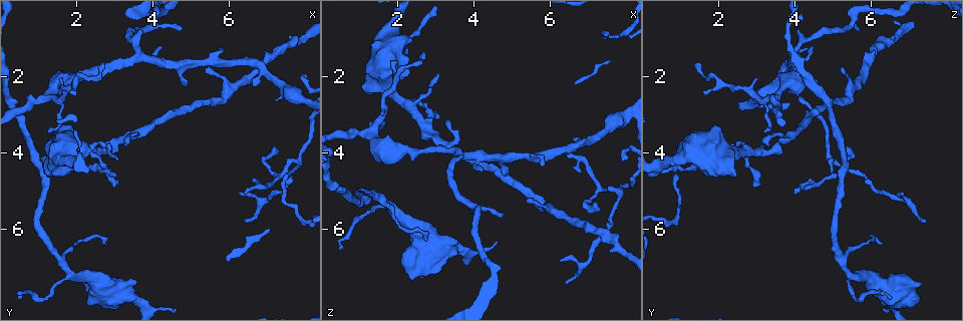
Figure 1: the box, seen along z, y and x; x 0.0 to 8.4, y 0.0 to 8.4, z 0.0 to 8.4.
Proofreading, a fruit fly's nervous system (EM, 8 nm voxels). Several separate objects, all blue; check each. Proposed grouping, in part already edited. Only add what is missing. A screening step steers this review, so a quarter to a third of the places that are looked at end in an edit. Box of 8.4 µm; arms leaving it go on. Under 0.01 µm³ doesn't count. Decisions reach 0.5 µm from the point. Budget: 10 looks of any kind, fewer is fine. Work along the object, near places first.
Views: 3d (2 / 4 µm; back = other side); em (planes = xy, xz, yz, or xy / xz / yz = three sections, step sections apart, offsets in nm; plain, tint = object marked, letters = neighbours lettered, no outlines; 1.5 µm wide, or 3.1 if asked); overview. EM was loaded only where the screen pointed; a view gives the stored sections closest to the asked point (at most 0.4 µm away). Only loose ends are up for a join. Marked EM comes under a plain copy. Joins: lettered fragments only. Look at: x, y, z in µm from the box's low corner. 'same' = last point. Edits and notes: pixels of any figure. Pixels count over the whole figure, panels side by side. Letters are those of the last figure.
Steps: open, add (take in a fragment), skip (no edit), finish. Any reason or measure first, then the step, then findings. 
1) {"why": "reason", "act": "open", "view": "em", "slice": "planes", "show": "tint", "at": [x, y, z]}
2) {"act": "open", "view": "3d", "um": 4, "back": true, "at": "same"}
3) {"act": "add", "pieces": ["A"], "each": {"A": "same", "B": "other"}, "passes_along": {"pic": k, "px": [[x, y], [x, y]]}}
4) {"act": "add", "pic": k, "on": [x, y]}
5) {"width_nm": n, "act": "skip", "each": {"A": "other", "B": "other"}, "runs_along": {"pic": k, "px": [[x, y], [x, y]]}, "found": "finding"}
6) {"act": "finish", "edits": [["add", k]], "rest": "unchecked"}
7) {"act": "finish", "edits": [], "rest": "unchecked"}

{"why": "an open end", "act": "open", "view": "em", "slice": "planes", "show": "letters", "at": [2.05, 2.50, 1.70]}

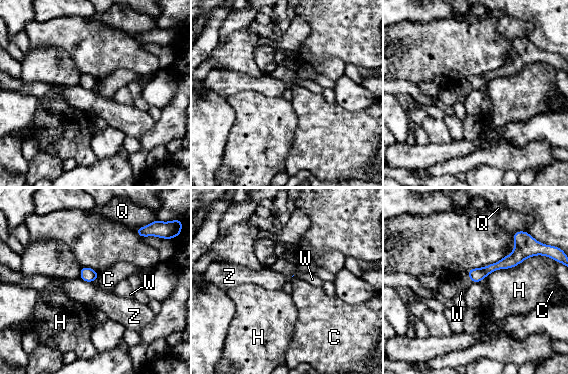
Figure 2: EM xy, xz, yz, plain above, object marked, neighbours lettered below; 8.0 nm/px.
{"act": "skip", "each": {"C": "other", "H": "other", "Q": "other", "W": "other", "Z": "other"}, "border": {"pic": 2, "px": [[97, 273], [99, 279]]}, "found": "no lettered fragment goes on from it"}

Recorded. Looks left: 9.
{"act": "open", "view": "3d", "um": 2, "back": true, "at": [3.05, 4.85, 3.10]}

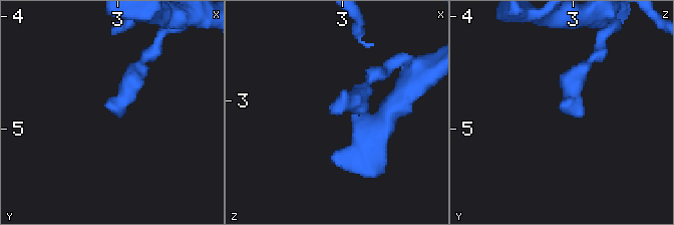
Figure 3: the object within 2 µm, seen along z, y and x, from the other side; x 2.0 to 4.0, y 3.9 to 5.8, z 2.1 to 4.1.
{"act": "open", "view": "em", "slice": "xy", "step": 8, "show": "tint", "at": [3.10, 4.82, 3.10]}

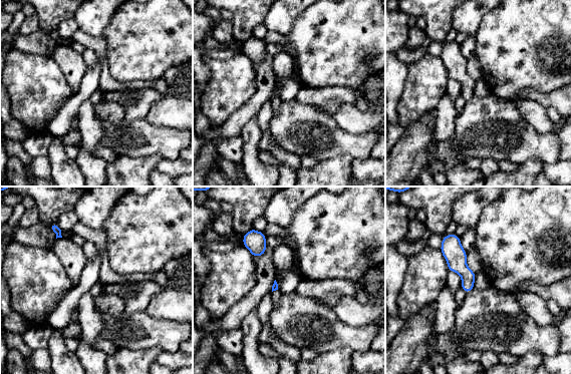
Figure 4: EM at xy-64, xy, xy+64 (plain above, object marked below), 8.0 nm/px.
{"why": "another direction", "act": "open", "view": "em", "slice": "planes", "show": "letters", "at": "same"}

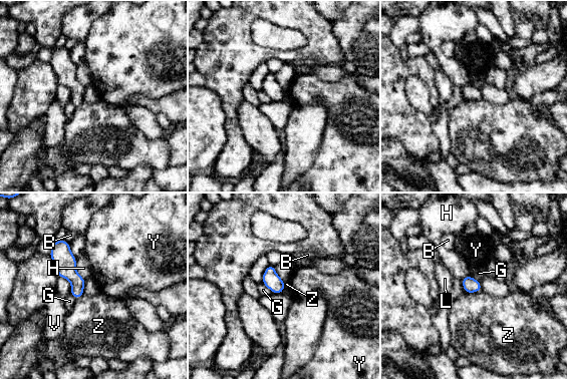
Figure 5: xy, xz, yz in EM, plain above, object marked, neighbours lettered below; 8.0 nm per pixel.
{"longest_contact_nm": ["H", 180], "act": "skip", "each": {"B": "other", "G": "other", "H": "other", "L": "other", "V": "other", "Y": "other", "Z": "other"}, "border": {"pic": 5, "px": [[481, 289], [465, 293]]}, "found": "no lettered fragment goes on from it"}

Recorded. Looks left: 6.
{"why": "free end", "act": "open", "view": "3d", "um": 2, "at": [4.75, 0.75, 5.65]}

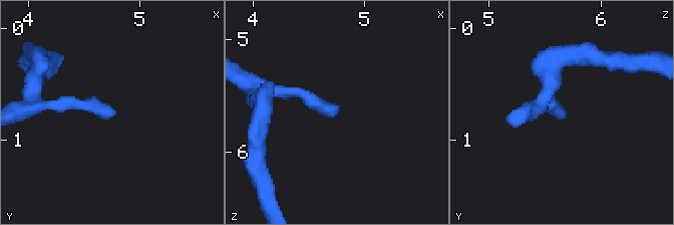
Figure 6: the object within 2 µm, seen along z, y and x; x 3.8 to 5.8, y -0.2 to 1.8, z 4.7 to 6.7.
{"act": "open", "view": "em", "slice": "yz", "step": 4, "show": "tint", "at": [4.78, 0.74, 5.64]}

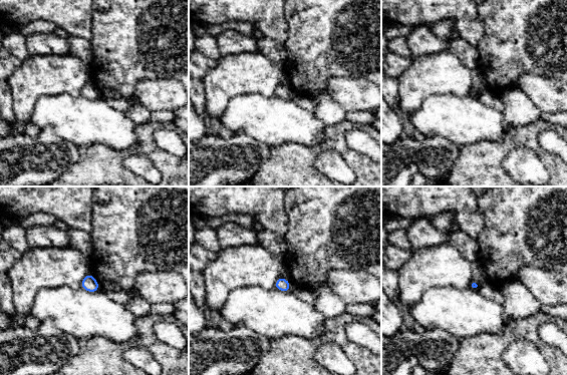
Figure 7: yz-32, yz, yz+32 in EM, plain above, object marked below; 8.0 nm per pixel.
{"why": "another direction", "act": "open", "view": "em", "slice": "xy", "step": 8, "show": "letters", "at": "same"}

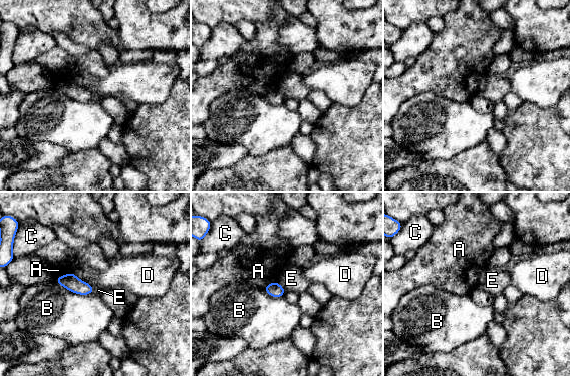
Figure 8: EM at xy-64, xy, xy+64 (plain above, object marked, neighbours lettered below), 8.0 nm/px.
{"act": "skip", "each": {"A": "other", "B": "other", "C": "other", "D": "other", "E": "other"}, "found": "no lettered fragment goes on from it"}

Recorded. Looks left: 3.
{"why": "branch stops here", "act": "open", "view": "3d", "um": 2, "at": [2.85, 6.40, 6.25]}

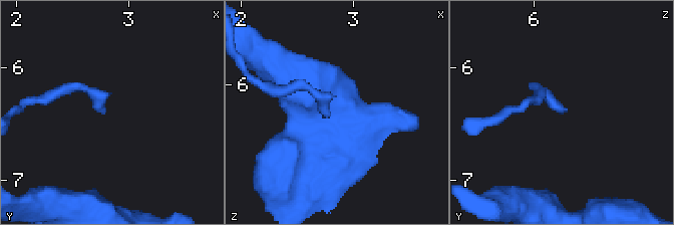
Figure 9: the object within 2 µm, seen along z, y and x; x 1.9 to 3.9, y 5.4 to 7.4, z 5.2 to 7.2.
{"act": "open", "view": "em", "slice": "planes", "show": "letters", "at": [2.82, 6.38, 6.26]}

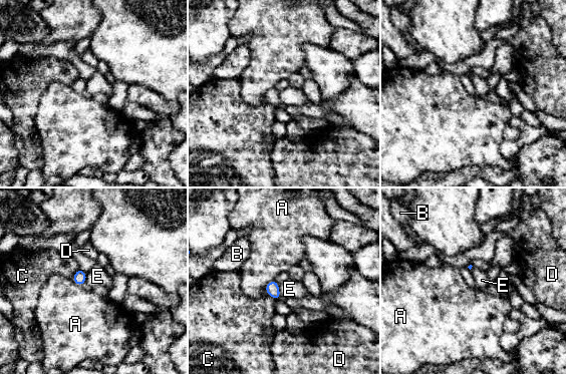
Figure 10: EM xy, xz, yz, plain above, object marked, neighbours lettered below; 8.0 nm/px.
{"act": "skip", "each": {"A": "other", "B": "other", "C": "other", "D": "other", "E": "other"}, "border": {"pic": 10, "px": [[278, 285], [281, 295]]}, "found": "none of them fits"}

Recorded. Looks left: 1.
{"act": "finish", "edits": [], "rest": "unchecked"}

